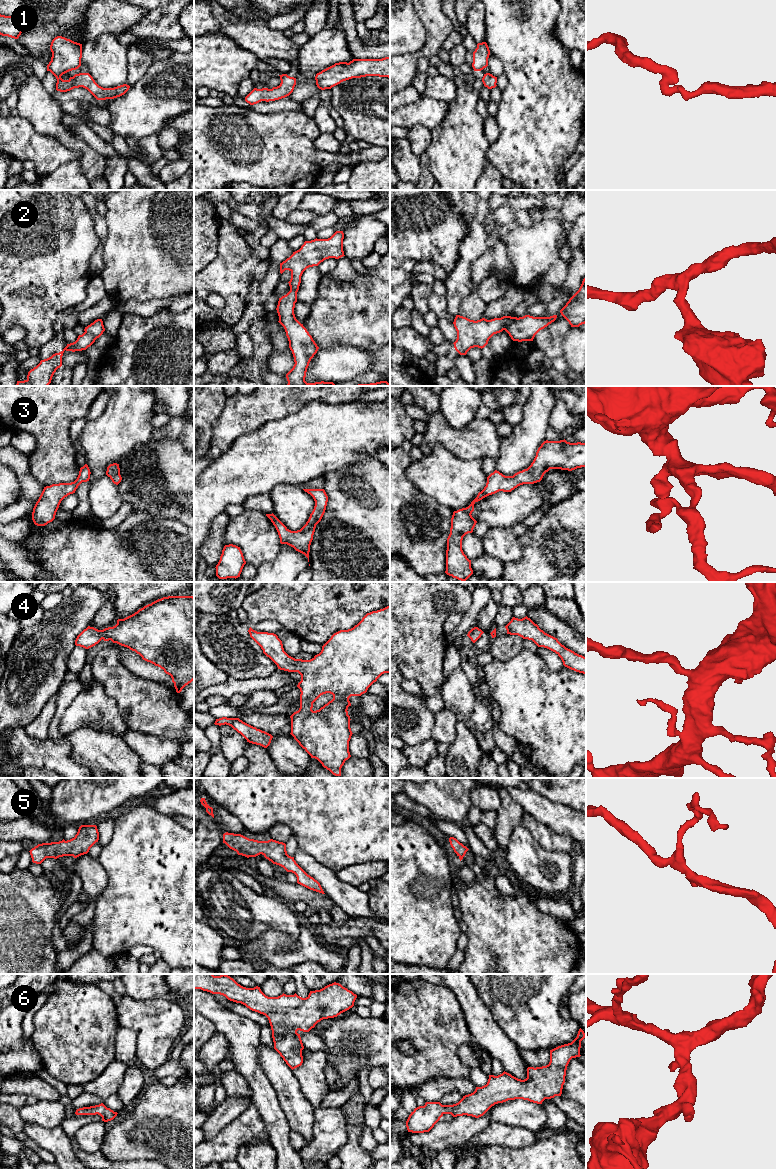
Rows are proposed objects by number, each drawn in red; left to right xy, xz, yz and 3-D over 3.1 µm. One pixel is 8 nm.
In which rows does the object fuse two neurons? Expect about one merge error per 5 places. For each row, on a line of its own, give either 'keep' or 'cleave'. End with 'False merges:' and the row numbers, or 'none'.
1: keep
2: keep
3: keep
4: keep
5: keep
6: keep
False merges: none

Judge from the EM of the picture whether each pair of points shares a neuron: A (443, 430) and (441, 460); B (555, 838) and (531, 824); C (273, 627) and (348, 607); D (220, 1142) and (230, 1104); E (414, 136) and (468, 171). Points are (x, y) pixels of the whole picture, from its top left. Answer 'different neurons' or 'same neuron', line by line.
A: different neurons
B: same neuron
C: different neurons
D: different neurons
E: different neurons

